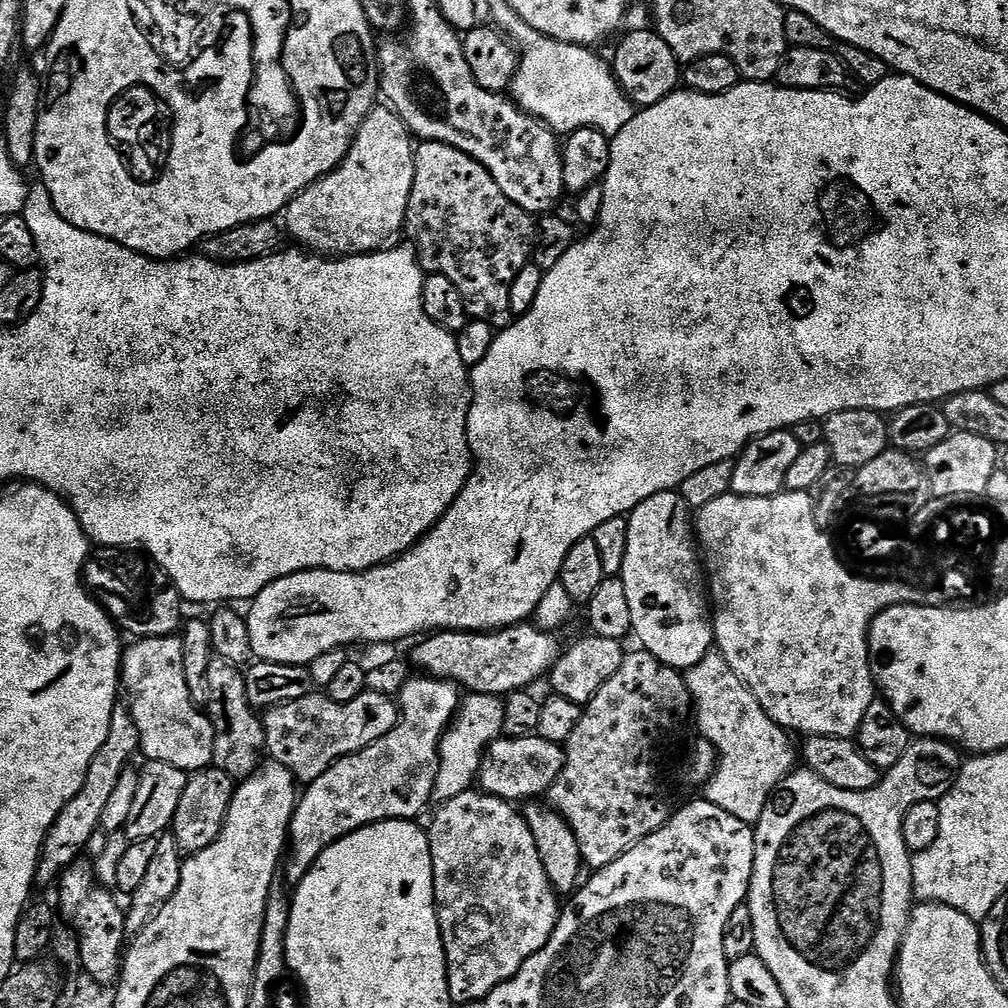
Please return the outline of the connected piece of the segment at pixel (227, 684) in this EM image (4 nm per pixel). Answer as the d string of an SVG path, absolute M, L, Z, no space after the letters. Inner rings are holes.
M219 658L210 662L210 670L206 674L208 683L208 699L206 711L214 726L214 750L212 764L218 770L230 774L234 782L245 780L256 773L266 756L268 739L264 733L264 721L261 713L253 708L246 694L244 672L237 665Z

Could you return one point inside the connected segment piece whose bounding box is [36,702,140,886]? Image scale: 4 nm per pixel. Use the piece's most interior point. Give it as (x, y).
(65, 842)

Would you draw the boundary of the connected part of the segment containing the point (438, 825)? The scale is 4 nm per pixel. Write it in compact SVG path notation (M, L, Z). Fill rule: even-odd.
M469 790L458 794L458 798L450 798L445 804L439 805L432 812L432 825L427 828L428 841L430 842L430 858L434 866L434 894L436 895L436 913L440 923L440 933L444 943L444 953L448 963L448 989L453 1005L467 1006L470 1002L486 998L494 986L502 986L531 956L538 954L546 942L550 942L550 934L554 934L556 923L562 911L561 905L556 905L558 893L552 889L550 878L546 878L546 870L542 870L542 858L538 858L538 850L534 846L534 834L530 834L530 826L525 822L521 809L515 803L492 796L488 792Z

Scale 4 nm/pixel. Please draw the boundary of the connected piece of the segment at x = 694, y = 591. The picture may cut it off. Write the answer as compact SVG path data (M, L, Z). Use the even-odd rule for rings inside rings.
M679 491L663 492L654 494L654 498L646 498L628 516L628 541L626 542L626 562L620 572L619 579L623 580L626 586L626 598L630 601L630 618L632 619L632 630L635 639L640 639L639 647L658 658L666 666L677 670L687 670L698 666L702 658L706 658L708 652L714 648L714 633L712 631L712 618L710 615L710 600L706 595L706 573L702 567L702 556L698 551L698 541L694 535L694 516L690 511L687 502L680 497Z

